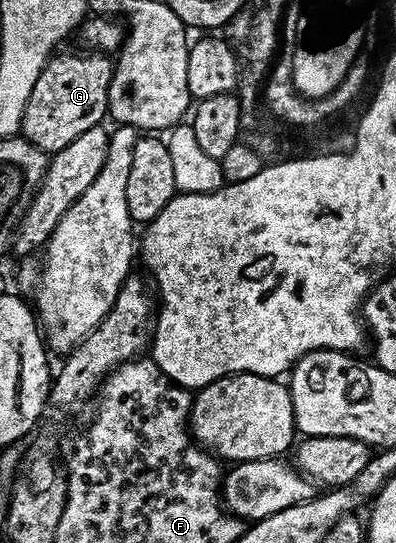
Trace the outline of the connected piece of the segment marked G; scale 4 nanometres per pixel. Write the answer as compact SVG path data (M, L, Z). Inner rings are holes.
M66 51L63 55L51 54L47 59L40 77L36 77L36 85L32 85L32 93L28 93L28 101L22 110L20 124L21 138L26 139L32 145L36 145L41 151L53 153L72 145L80 133L88 133L88 129L99 126L108 115L108 89L114 76L114 65L109 55L101 53L81 53Z

